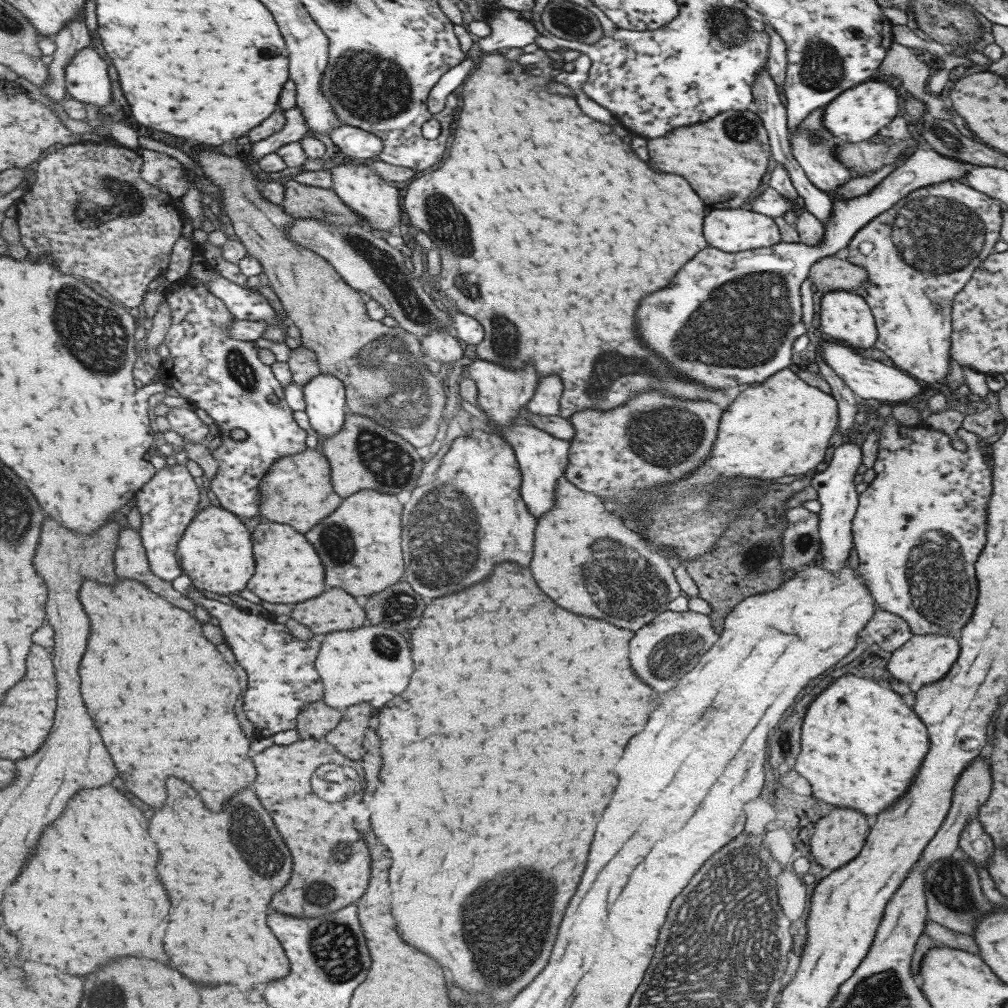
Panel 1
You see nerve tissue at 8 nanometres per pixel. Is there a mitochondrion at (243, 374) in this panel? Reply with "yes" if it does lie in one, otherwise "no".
yes

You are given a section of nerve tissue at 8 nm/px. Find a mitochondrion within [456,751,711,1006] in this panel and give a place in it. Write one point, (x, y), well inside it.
(520, 908)

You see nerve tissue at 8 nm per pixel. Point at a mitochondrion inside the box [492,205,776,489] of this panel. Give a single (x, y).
(667, 434)

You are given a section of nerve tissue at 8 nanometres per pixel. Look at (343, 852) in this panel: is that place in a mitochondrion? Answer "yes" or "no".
yes

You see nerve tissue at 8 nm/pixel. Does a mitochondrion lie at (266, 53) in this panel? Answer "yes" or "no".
no

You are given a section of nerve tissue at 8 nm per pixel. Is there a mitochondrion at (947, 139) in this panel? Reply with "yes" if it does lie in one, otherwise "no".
yes

